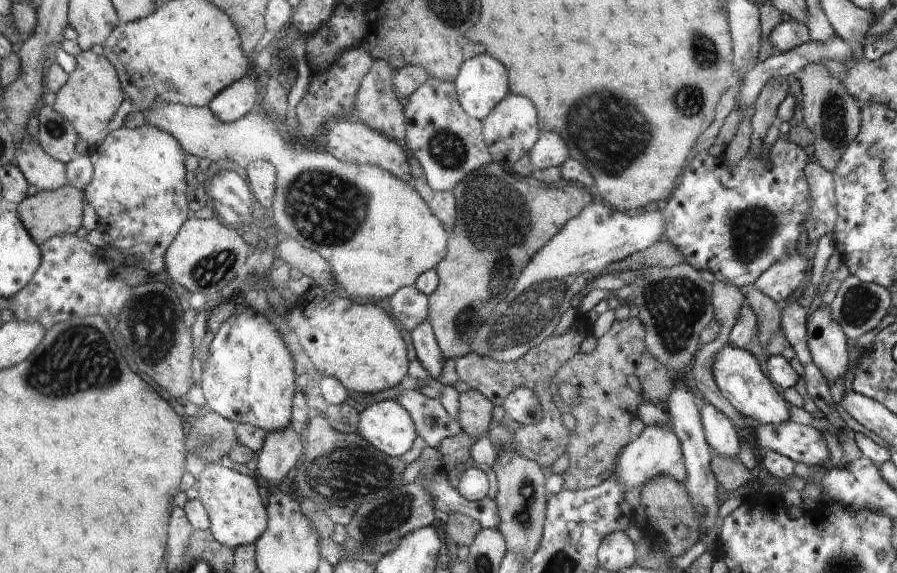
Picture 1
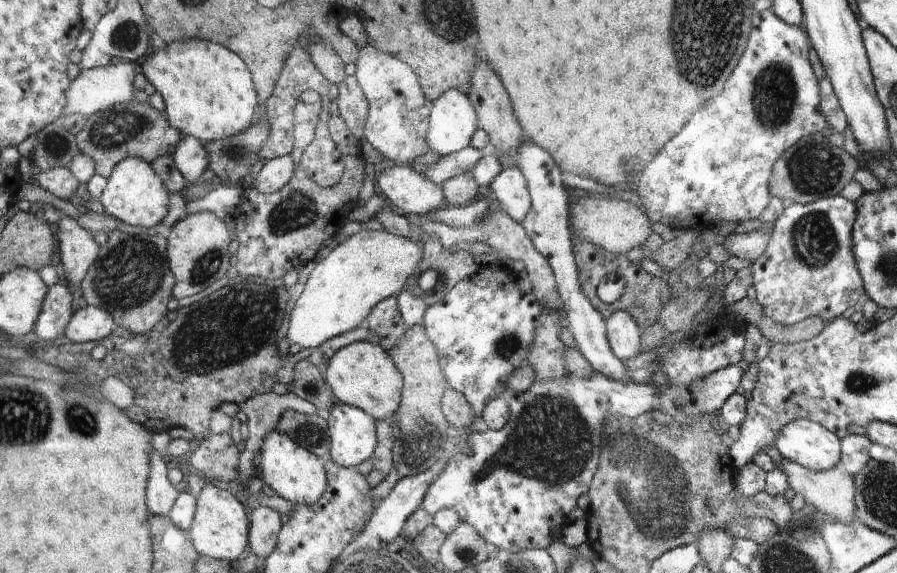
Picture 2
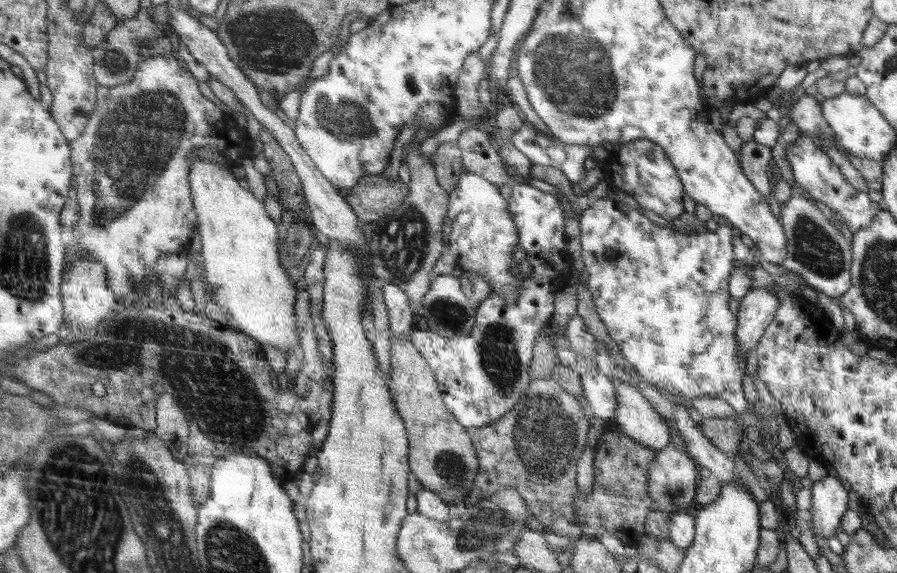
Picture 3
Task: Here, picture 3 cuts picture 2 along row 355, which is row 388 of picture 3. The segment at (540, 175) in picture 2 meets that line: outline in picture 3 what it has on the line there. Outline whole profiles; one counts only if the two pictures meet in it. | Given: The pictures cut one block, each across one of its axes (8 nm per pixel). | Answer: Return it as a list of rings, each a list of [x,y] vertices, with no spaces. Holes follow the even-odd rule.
[[[598,368],[590,373],[584,372],[580,378],[584,397],[590,404],[591,412],[611,422],[618,405],[614,384],[610,383],[609,378],[601,374]]]

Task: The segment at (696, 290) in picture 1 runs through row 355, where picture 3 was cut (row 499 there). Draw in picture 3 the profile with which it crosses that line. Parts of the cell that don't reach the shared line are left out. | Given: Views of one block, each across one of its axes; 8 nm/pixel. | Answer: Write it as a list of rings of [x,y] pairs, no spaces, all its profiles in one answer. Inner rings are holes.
[[[668,445],[655,456],[648,465],[648,494],[660,511],[667,510],[671,514],[678,510],[686,510],[696,496],[696,468],[694,462],[680,452],[679,448]]]

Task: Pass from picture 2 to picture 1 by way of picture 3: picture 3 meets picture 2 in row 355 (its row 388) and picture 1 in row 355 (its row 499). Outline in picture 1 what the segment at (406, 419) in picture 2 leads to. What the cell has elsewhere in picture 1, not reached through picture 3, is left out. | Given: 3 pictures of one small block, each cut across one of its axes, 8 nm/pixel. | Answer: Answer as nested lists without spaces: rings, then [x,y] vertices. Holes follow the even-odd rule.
[[[493,159],[486,167],[471,172],[472,176],[468,176],[468,180],[464,180],[464,184],[459,183],[458,186],[451,190],[453,194],[456,192],[456,200],[460,200],[460,216],[456,216],[455,226],[448,230],[450,236],[448,237],[449,251],[447,252],[447,256],[436,267],[439,276],[439,283],[430,296],[430,316],[428,320],[432,325],[433,333],[435,334],[440,352],[442,352],[442,356],[444,356],[444,361],[450,360],[451,358],[457,360],[471,352],[471,344],[474,342],[479,328],[487,322],[491,315],[495,314],[495,311],[498,310],[499,304],[505,300],[506,296],[508,296],[512,290],[514,290],[516,280],[520,278],[520,274],[523,272],[526,264],[534,258],[534,254],[539,252],[542,246],[546,246],[546,242],[550,242],[550,238],[556,236],[568,220],[574,219],[575,216],[578,216],[578,214],[590,204],[590,202],[593,202],[592,194],[590,194],[586,188],[582,188],[582,186],[570,186],[570,184],[568,184],[568,186],[548,188],[548,190],[542,188],[542,186],[528,186],[528,184],[522,184],[522,180],[518,180],[518,174],[512,176],[510,172],[502,170],[502,168],[498,166],[498,163],[498,161]]]

